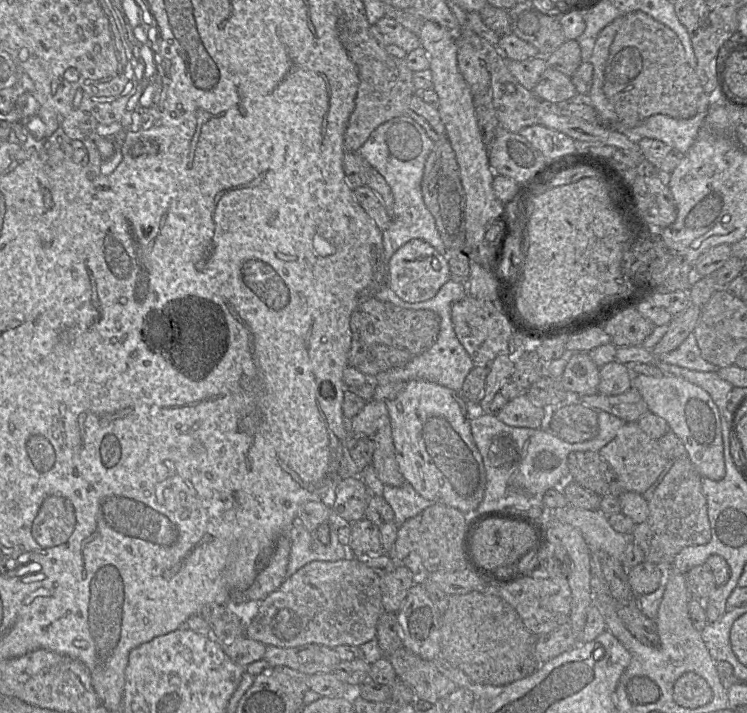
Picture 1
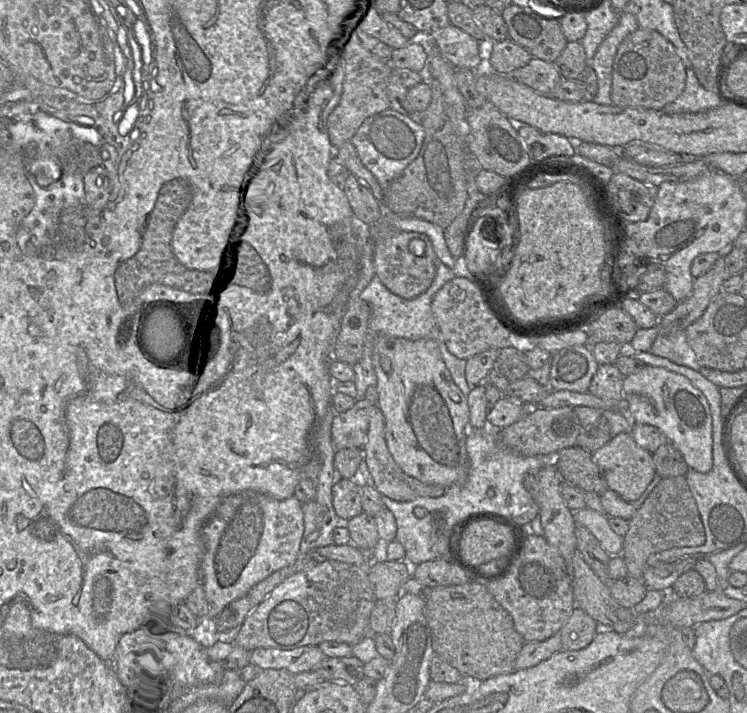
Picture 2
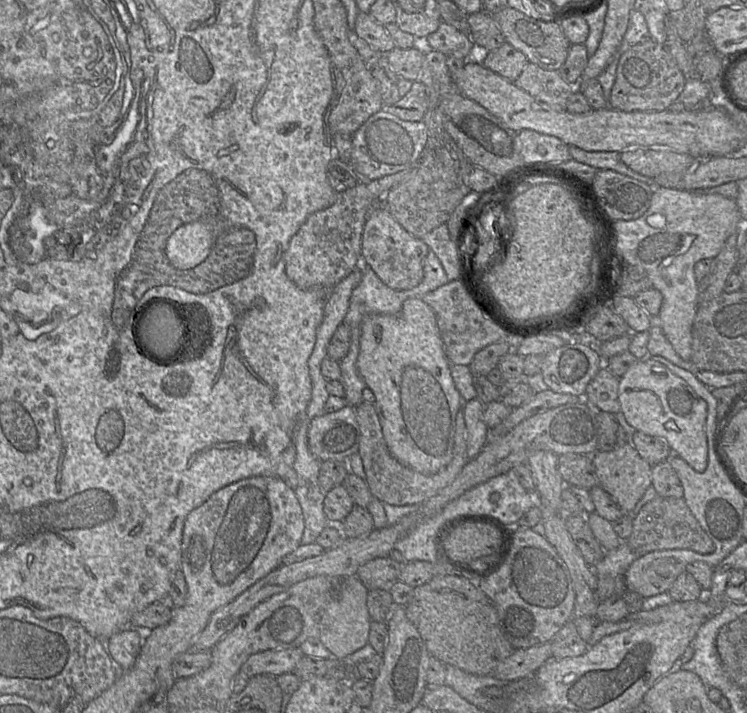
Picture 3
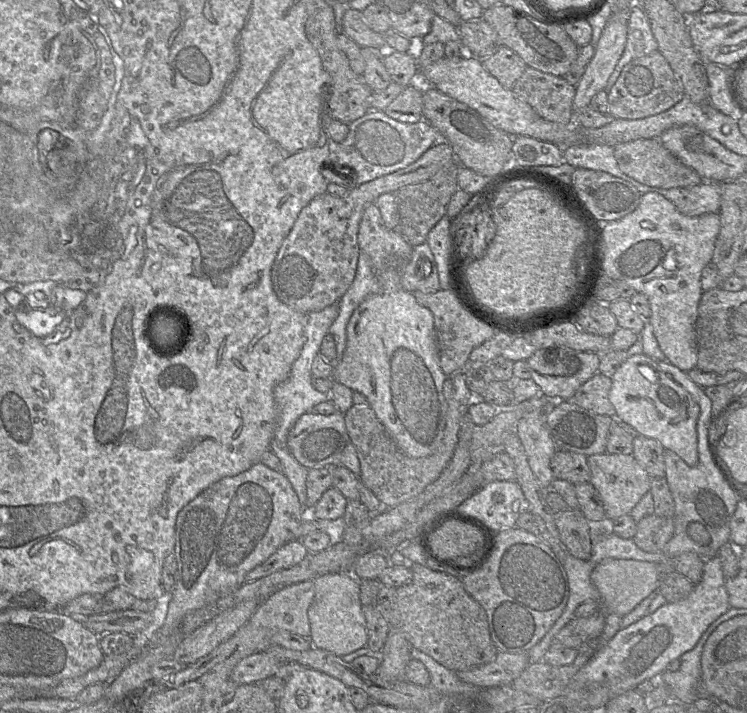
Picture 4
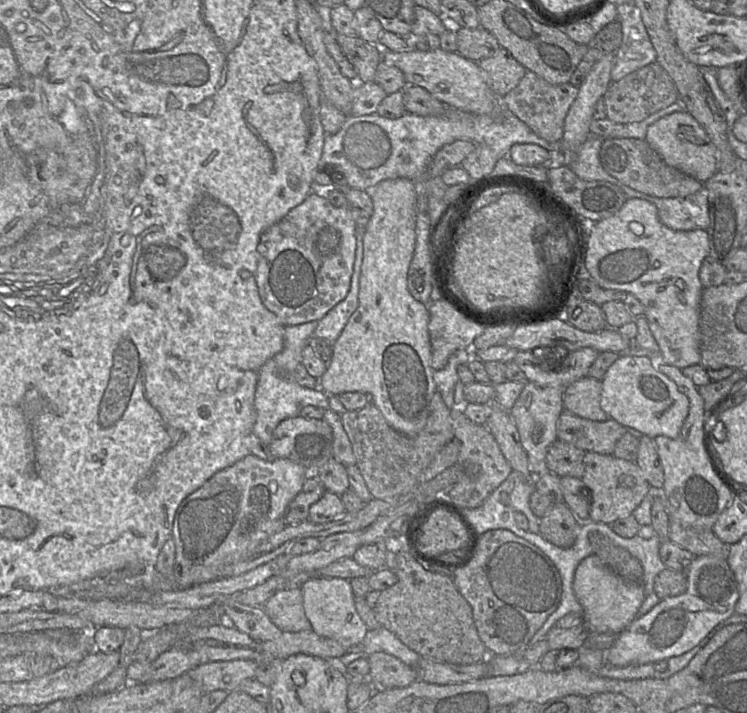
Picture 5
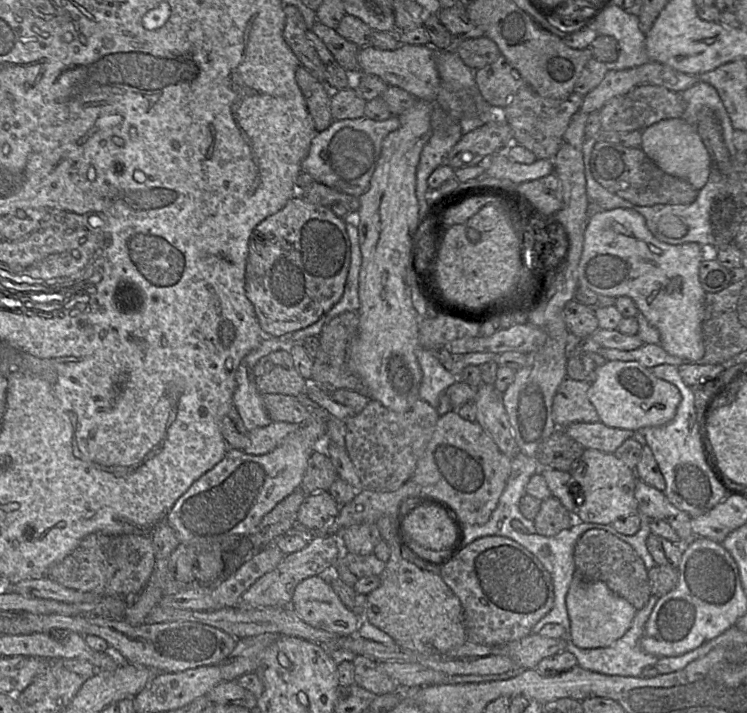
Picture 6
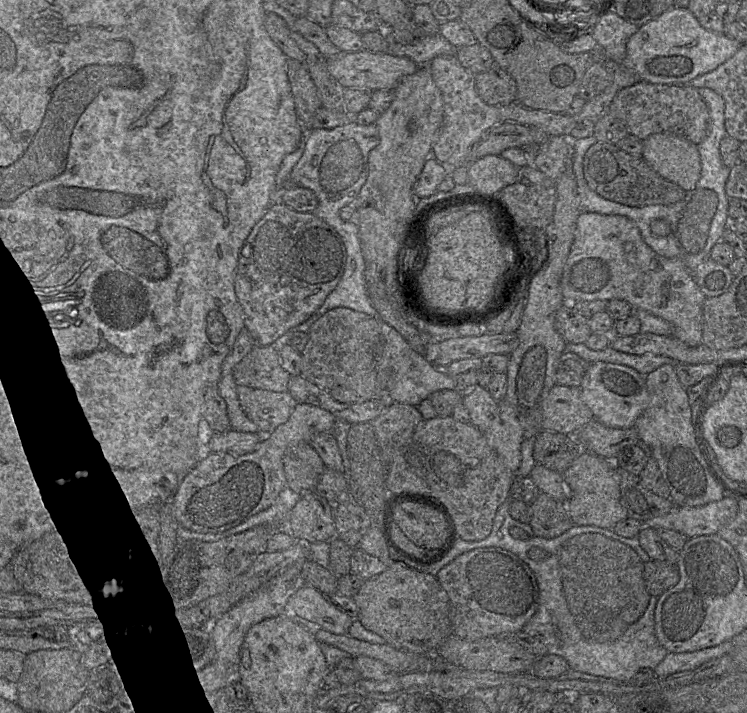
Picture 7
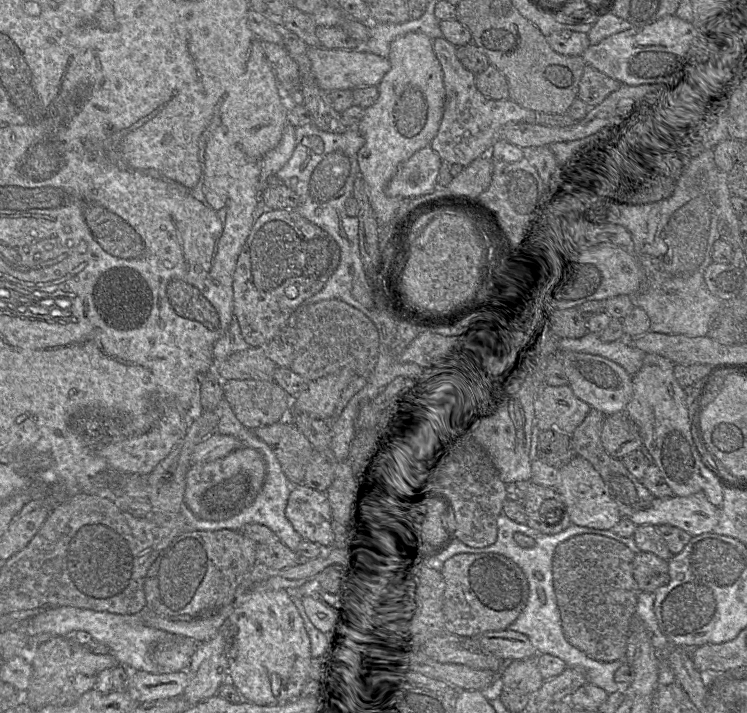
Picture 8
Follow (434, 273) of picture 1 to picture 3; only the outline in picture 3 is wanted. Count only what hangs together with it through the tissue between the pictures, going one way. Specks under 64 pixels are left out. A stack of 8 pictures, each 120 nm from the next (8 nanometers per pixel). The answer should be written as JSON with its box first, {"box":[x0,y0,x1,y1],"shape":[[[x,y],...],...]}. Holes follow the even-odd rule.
{"box":[362,207,429,290],"shape":[[[385,207],[371,209],[362,234],[362,262],[367,263],[385,285],[394,290],[409,290],[419,285],[429,251],[429,246],[407,232]]]}

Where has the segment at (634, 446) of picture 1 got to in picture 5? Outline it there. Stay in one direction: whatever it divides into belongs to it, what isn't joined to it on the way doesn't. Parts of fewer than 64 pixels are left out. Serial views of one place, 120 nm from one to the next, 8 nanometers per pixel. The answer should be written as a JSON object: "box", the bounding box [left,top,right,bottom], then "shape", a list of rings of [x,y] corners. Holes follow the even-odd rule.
{"box":[581,451,651,525],"shape":[[[586,451],[584,465],[581,480],[590,491],[590,520],[593,522],[611,525],[615,520],[629,516],[650,490],[651,485],[636,462]]]}

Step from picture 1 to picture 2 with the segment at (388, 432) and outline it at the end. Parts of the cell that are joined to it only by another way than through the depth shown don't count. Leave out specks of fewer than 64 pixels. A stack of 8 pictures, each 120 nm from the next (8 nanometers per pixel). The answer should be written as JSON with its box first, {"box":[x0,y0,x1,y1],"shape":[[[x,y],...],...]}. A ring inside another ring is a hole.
{"box":[362,406,446,501],"shape":[[[375,406],[369,419],[366,442],[362,448],[363,460],[373,478],[374,488],[388,498],[398,501],[412,501],[419,497],[439,497],[444,494],[446,488],[441,485],[427,484],[405,474],[395,463],[385,441],[385,419],[381,410]]]}

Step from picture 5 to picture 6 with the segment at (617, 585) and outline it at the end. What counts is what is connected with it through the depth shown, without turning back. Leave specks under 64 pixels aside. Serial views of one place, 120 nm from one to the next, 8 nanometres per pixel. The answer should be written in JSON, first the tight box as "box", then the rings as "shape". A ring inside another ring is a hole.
{"box":[566,570,638,648],"shape":[[[575,570],[566,595],[570,619],[570,639],[580,648],[603,648],[614,644],[630,628],[638,611],[626,599],[615,594],[602,581],[586,581]]]}

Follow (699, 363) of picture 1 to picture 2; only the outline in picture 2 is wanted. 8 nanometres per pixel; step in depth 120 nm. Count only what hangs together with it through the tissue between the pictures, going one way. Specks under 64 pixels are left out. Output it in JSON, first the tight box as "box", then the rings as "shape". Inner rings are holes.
{"box":[650,331,701,371],"shape":[[[677,331],[674,334],[658,334],[651,346],[650,352],[680,365],[700,371],[701,365],[690,347],[685,331]]]}

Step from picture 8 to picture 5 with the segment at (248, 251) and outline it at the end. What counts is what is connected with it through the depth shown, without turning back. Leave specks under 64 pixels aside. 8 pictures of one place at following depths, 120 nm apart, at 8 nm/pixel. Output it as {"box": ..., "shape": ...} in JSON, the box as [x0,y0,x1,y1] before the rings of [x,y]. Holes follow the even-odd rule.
{"box":[256,190,356,327],"shape":[[[312,190],[308,197],[260,236],[256,283],[264,306],[287,327],[320,321],[348,294],[356,255],[356,222],[348,207],[334,207]]]}

